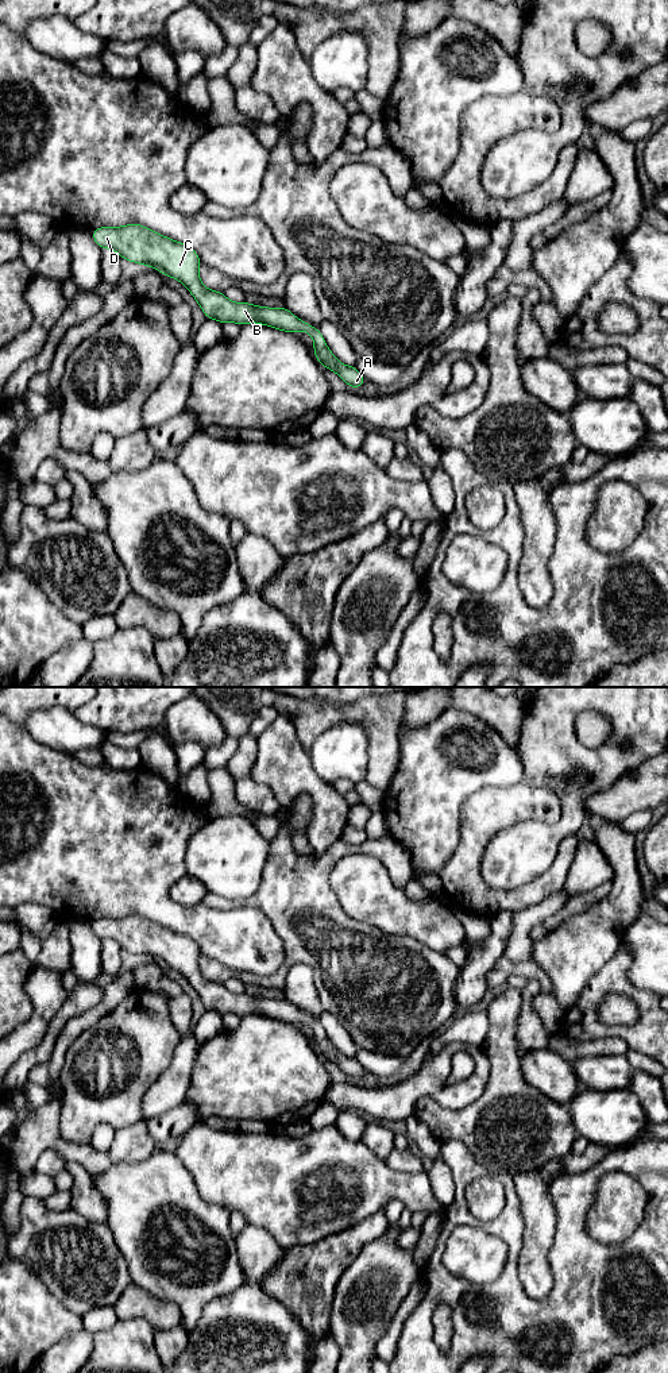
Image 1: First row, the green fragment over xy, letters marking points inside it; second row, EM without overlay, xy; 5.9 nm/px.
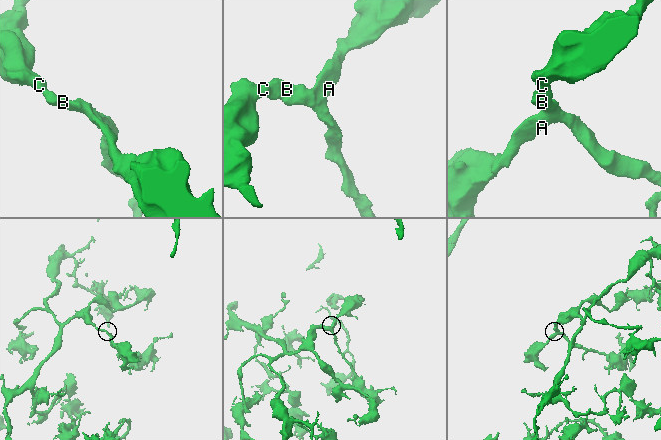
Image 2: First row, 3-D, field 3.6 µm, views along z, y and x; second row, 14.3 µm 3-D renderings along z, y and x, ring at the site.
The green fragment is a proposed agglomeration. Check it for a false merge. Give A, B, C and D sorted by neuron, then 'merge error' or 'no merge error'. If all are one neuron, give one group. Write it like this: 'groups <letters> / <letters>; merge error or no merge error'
groups A B C D; no merge error

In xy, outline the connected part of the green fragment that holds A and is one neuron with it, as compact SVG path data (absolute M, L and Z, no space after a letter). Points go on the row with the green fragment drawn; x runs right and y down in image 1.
M140 224L123 227L100 227L92 231L93 240L100 248L115 250L121 259L157 269L165 277L178 279L188 288L201 306L206 319L238 325L259 323L285 332L308 332L314 344L313 354L323 367L335 371L348 387L362 387L364 377L356 367L336 359L328 348L320 329L294 316L287 308L256 306L246 301L232 302L224 293L211 290L202 285L197 252L188 244L169 239Z

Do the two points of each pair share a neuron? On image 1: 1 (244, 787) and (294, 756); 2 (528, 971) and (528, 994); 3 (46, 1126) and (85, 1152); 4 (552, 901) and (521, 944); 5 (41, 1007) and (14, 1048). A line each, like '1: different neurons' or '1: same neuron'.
1: different neurons
2: different neurons
3: same neuron
4: same neuron
5: same neuron

